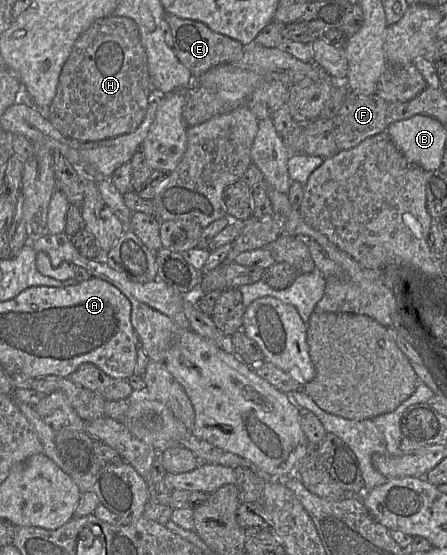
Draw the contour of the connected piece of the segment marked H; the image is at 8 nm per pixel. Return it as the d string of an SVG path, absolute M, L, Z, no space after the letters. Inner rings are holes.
M110 16L95 21L76 41L73 50L63 66L59 77L56 95L47 111L42 111L60 134L73 142L86 143L98 142L134 132L145 118L151 98L153 98L153 87L148 70L147 55L141 42L138 25L127 17Z

